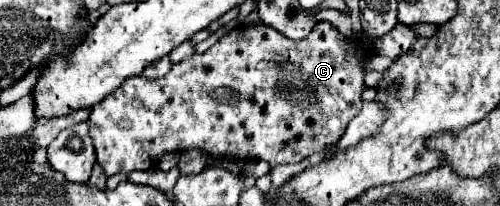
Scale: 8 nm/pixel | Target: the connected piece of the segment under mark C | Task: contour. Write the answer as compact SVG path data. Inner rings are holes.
M318 22L310 36L302 41L293 41L282 34L278 34L278 30L272 30L272 26L266 24L252 24L252 26L238 26L230 32L226 32L210 50L206 50L204 54L194 54L178 64L172 66L172 70L158 80L144 80L142 76L134 76L122 82L122 86L118 86L112 94L108 94L102 102L98 102L96 106L92 106L90 118L88 118L88 126L90 126L90 138L94 142L96 148L96 156L98 156L98 164L102 166L106 176L114 176L114 174L128 174L132 170L146 170L150 168L150 162L158 162L162 158L162 154L168 152L182 152L182 150L204 150L206 154L210 154L212 158L224 158L224 160L264 160L268 162L272 168L278 164L294 164L294 162L302 162L304 158L308 158L314 152L324 150L326 146L338 142L340 134L344 134L348 122L360 112L362 106L362 92L366 90L364 86L364 76L368 74L368 66L366 66L366 56L368 56L368 40L366 38L346 38L338 32L336 26L332 26L330 22Z

